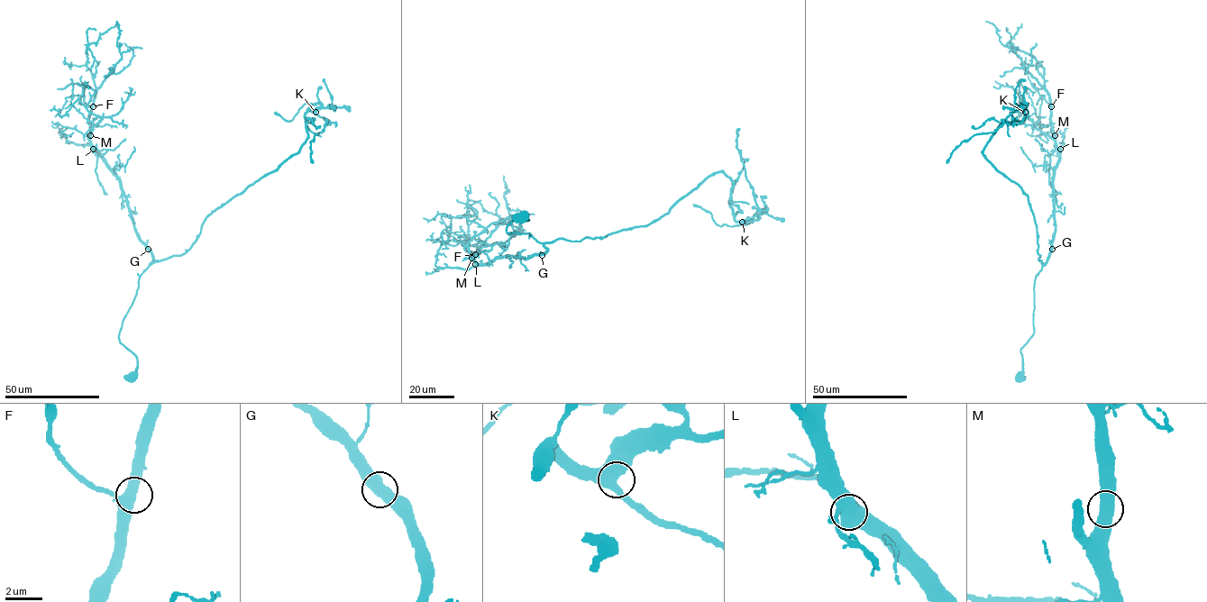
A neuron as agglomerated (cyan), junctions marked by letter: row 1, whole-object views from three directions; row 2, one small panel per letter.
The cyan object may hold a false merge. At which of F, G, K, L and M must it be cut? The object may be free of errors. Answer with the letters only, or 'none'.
none

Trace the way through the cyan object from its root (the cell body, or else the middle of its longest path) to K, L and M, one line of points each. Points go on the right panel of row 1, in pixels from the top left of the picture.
K: (1019, 375), (1020, 350), (1034, 332), (1035, 280), (1043, 265), (1028, 196), (982, 150), (1010, 114), (1025, 112)
L: (1019, 375), (1020, 350), (1034, 332), (1036, 276), (1046, 260), (1055, 232), (1053, 169), (1060, 149)
M: (1019, 375), (1020, 350), (1034, 332), (1036, 276), (1046, 260), (1055, 232), (1053, 169), (1059, 150), (1055, 135)

